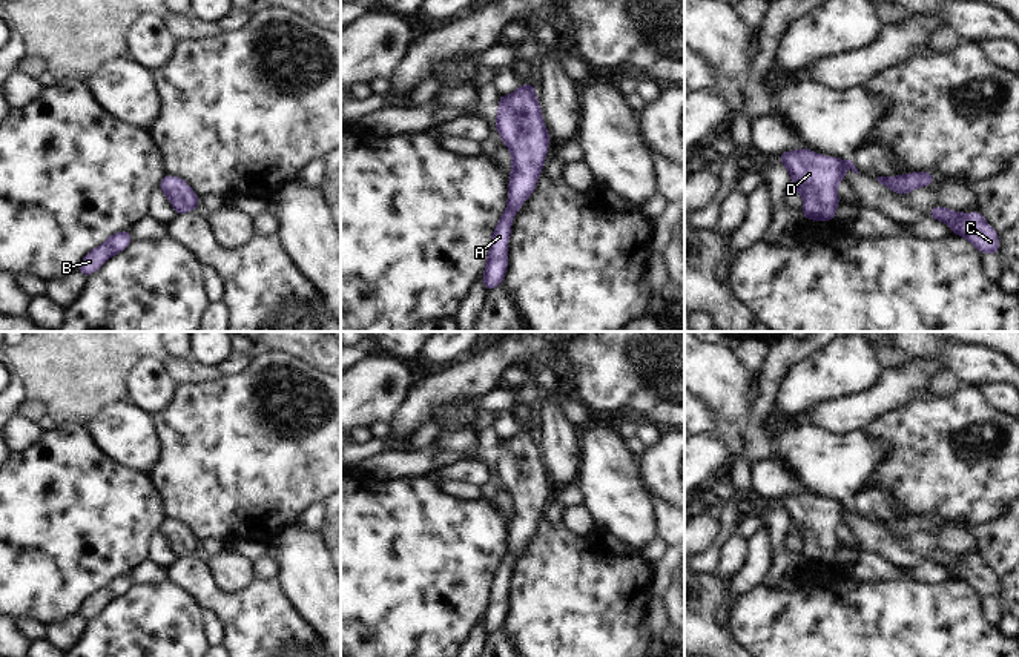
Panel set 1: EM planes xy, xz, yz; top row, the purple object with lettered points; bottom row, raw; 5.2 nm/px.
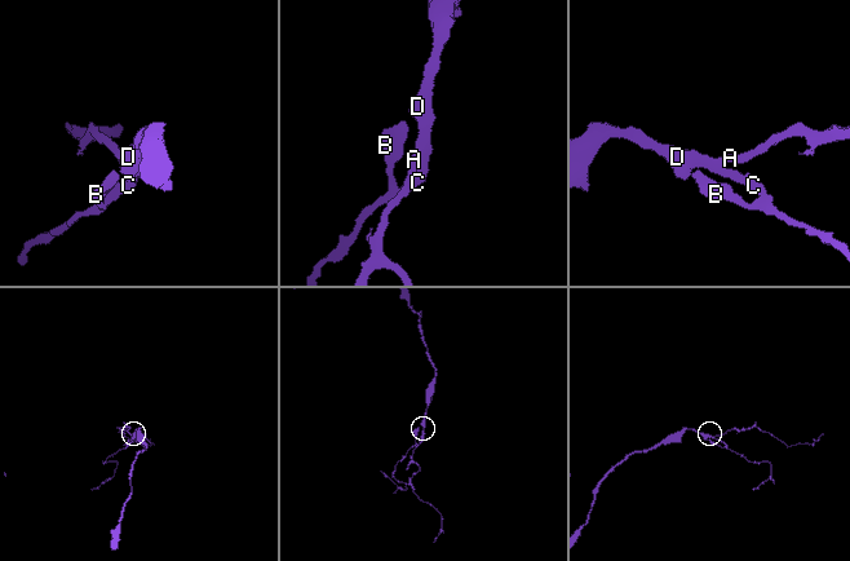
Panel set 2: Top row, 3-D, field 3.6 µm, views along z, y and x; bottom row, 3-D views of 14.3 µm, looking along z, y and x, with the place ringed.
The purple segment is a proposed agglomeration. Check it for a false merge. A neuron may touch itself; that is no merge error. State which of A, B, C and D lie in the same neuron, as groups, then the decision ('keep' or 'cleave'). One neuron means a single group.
A B C D; keep

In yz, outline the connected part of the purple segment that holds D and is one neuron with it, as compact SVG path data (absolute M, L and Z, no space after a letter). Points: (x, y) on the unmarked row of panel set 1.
M807 491L783 496L778 503L790 517L792 533L803 542L801 557L812 565L835 565L838 528L846 523L846 513L859 517L852 503L826 500Z

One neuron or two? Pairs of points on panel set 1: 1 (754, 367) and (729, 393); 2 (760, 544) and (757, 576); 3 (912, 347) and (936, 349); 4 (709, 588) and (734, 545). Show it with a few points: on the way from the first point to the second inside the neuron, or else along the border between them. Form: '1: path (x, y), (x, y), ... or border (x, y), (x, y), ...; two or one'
1: border (728, 347), (755, 376); two
2: path (758, 551), (757, 568); one
3: path (918, 347), (930, 347); one
4: border (714, 573), (731, 577); two

